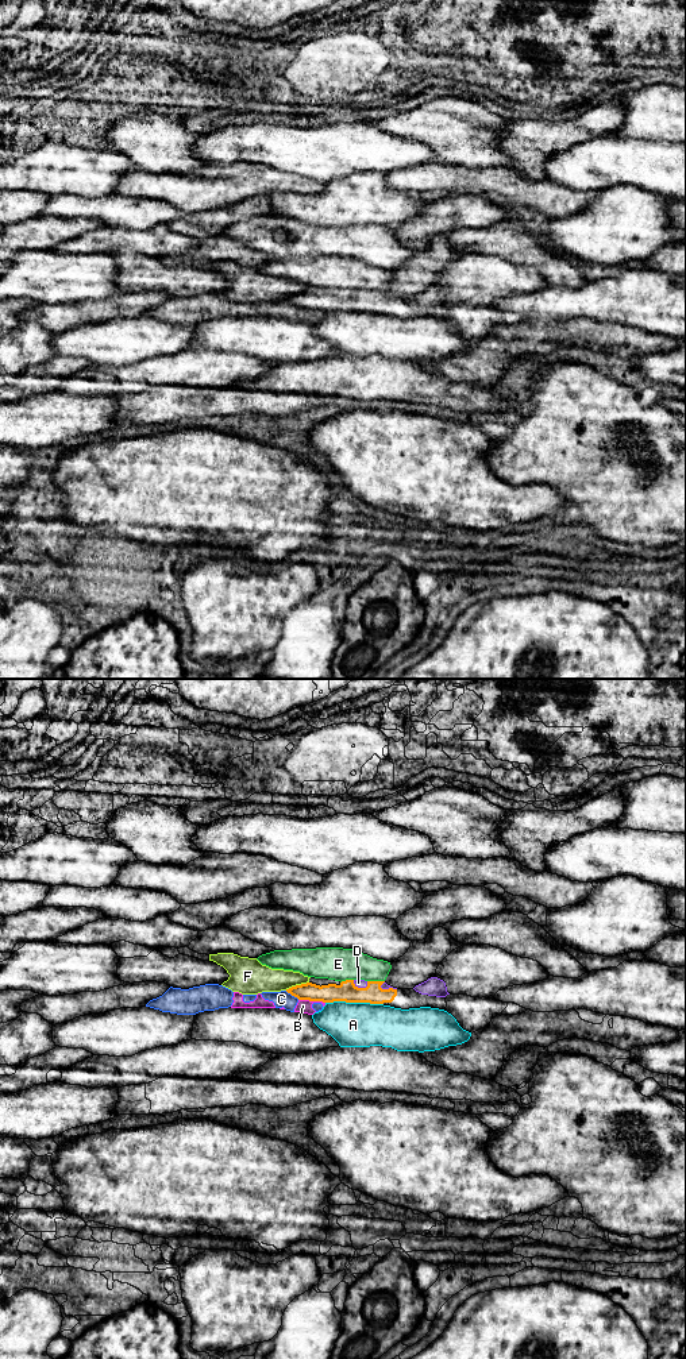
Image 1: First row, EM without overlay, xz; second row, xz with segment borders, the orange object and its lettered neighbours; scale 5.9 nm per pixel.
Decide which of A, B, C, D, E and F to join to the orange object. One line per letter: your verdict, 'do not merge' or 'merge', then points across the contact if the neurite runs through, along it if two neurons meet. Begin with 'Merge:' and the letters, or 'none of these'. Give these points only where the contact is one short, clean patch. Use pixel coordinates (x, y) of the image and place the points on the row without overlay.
Merge: D
A: do not merge
B: do not merge
C: do not merge
D: merge; runs through xz (373, 302), (359, 297), (358, 292)
E: do not merge
F: do not merge

